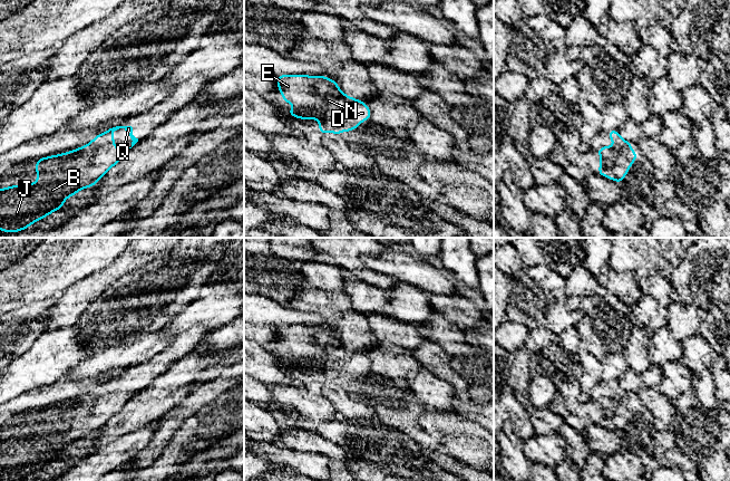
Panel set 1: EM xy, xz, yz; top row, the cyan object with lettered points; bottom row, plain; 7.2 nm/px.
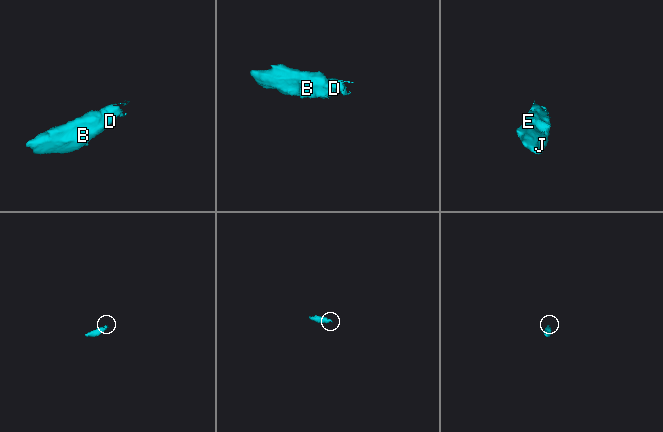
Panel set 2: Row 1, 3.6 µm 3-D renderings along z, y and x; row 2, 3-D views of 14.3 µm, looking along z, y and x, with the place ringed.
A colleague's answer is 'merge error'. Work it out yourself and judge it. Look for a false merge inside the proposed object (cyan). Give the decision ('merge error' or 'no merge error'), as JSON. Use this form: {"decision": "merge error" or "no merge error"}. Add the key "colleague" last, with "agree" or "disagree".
{"decision": "no merge error", "colleague": "disagree"}

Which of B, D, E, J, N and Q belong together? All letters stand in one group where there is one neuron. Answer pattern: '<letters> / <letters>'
B D E J N Q

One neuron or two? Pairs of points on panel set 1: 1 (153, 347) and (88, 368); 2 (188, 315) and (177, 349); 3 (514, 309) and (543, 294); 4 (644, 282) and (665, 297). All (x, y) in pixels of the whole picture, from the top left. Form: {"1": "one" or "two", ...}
{"1": "one", "2": "two", "3": "one", "4": "one"}

